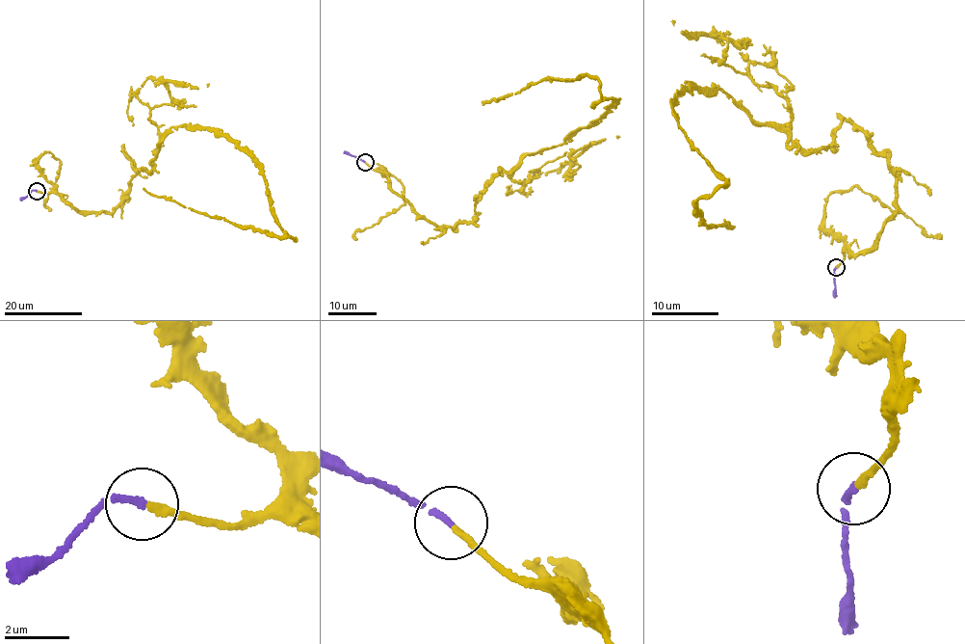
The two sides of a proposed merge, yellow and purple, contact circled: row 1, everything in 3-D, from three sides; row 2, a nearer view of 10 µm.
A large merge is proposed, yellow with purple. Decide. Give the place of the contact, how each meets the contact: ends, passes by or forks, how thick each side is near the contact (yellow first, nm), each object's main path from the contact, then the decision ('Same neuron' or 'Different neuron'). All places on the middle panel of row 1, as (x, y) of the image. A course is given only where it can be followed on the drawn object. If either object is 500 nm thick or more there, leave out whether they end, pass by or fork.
Place: (365, 162). At the ring yellow ends. At the ring purple ends. Thickness 190 nm (yellow) against 190 nm. Course of yellow: (365, 163), (433, 225), (473, 224), (494, 177), (614, 100), (591, 106), (589, 75), (483, 101). Course of purple: (365, 162), (343, 152). Same neuron

